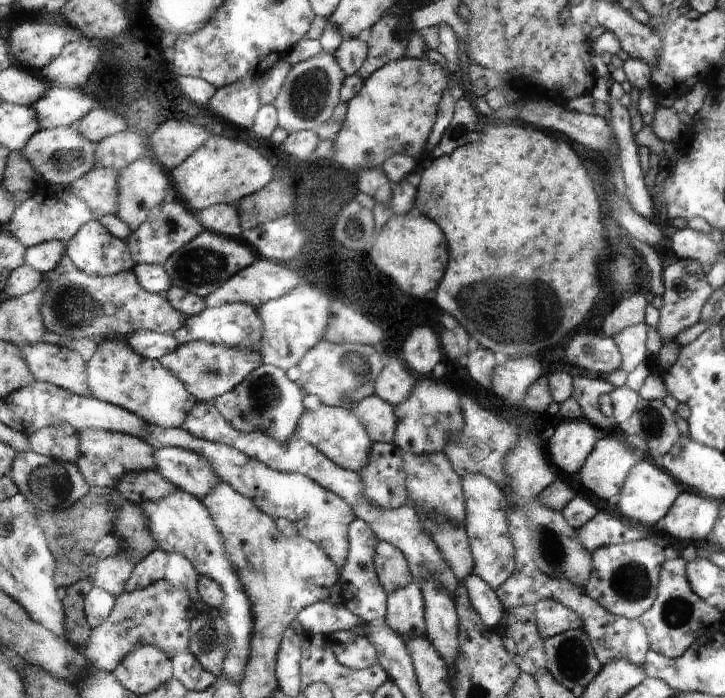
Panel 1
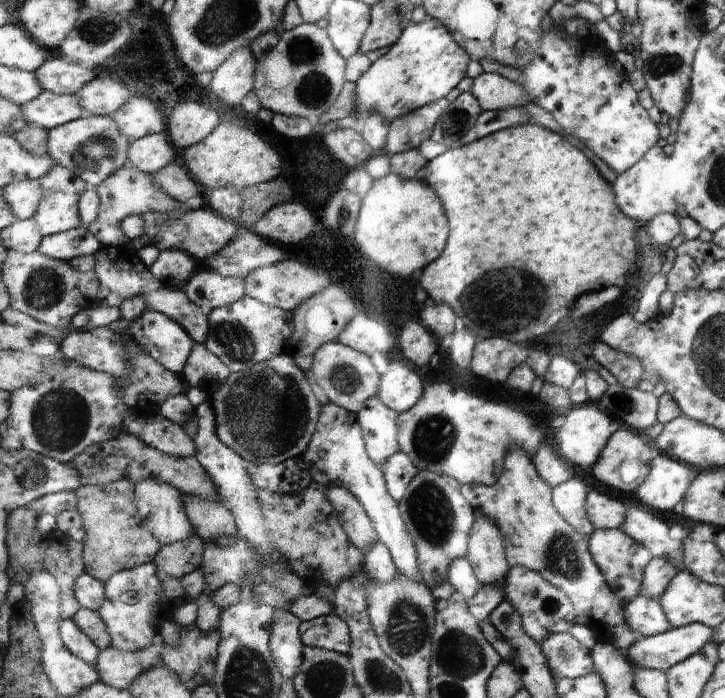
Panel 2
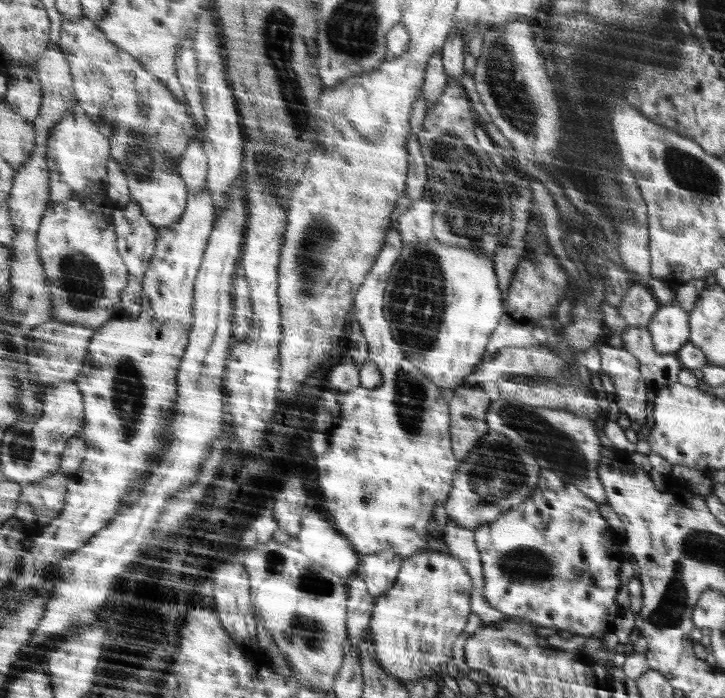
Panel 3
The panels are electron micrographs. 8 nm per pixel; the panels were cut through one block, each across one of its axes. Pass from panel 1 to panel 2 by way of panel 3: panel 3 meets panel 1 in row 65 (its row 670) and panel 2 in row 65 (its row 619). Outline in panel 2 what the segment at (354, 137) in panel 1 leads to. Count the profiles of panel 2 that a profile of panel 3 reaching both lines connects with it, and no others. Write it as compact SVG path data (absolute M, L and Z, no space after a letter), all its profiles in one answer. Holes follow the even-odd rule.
M427 18L420 24L410 23L386 54L371 62L356 83L356 115L364 120L370 114L380 114L386 122L444 99L467 75L471 56L456 44L455 37L438 20Z

